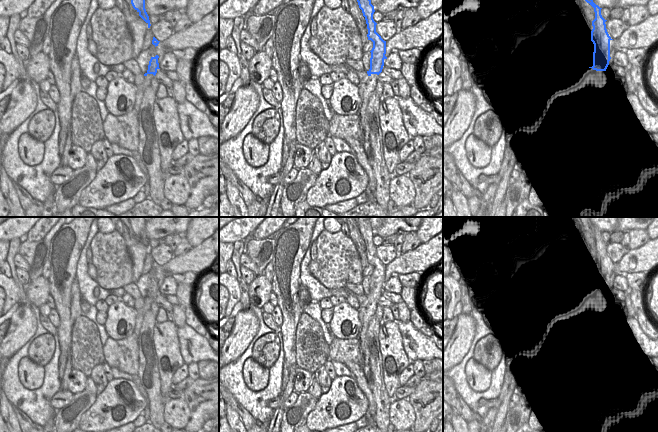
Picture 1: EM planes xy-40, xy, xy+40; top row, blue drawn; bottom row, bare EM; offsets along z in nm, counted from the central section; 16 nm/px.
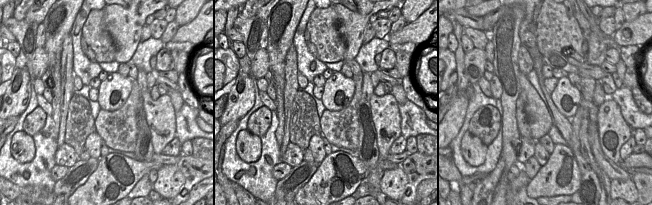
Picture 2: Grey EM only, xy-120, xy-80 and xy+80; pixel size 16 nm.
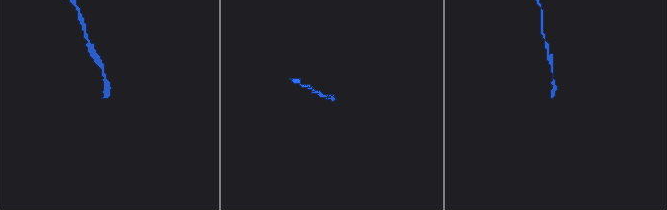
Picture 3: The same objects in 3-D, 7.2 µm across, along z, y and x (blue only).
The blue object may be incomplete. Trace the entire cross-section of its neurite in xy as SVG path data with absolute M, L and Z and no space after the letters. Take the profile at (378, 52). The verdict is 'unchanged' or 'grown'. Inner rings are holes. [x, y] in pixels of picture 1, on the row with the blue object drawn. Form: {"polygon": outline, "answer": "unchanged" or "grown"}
{"polygon": "M357 0L357 2L366 20L368 40L371 40L373 42L373 48L370 51L370 69L367 71L367 74L368 76L371 76L372 74L379 75L382 72L384 60L387 59L387 57L385 56L386 41L384 41L376 32L377 23L373 19L375 10L374 6L371 4L371 0Z", "answer": "unchanged"}

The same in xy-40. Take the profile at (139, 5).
{"polygon": "M131 0L131 4L133 8L139 13L139 16L148 24L148 28L150 28L151 24L145 9L145 0Z", "answer": "unchanged"}

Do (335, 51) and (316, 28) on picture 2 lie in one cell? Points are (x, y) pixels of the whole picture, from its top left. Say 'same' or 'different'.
same

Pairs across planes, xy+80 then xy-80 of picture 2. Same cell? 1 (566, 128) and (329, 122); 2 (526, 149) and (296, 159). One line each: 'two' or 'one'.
1: two
2: one

